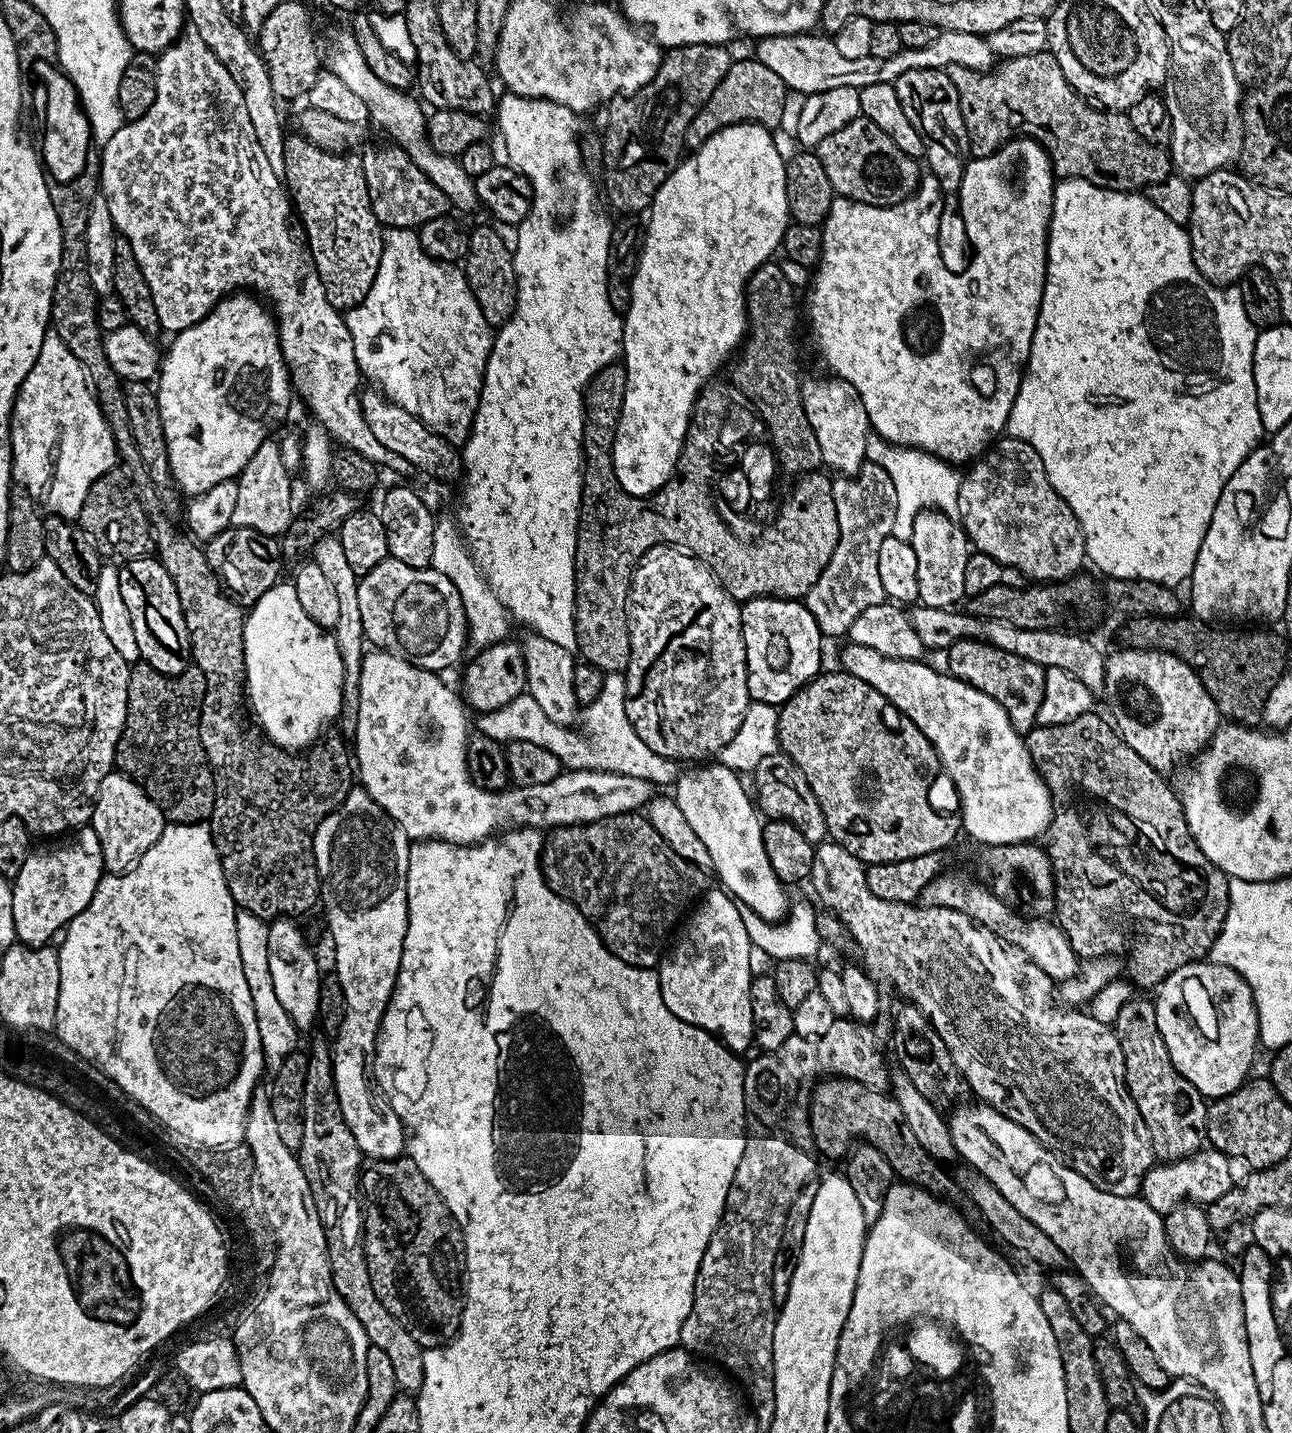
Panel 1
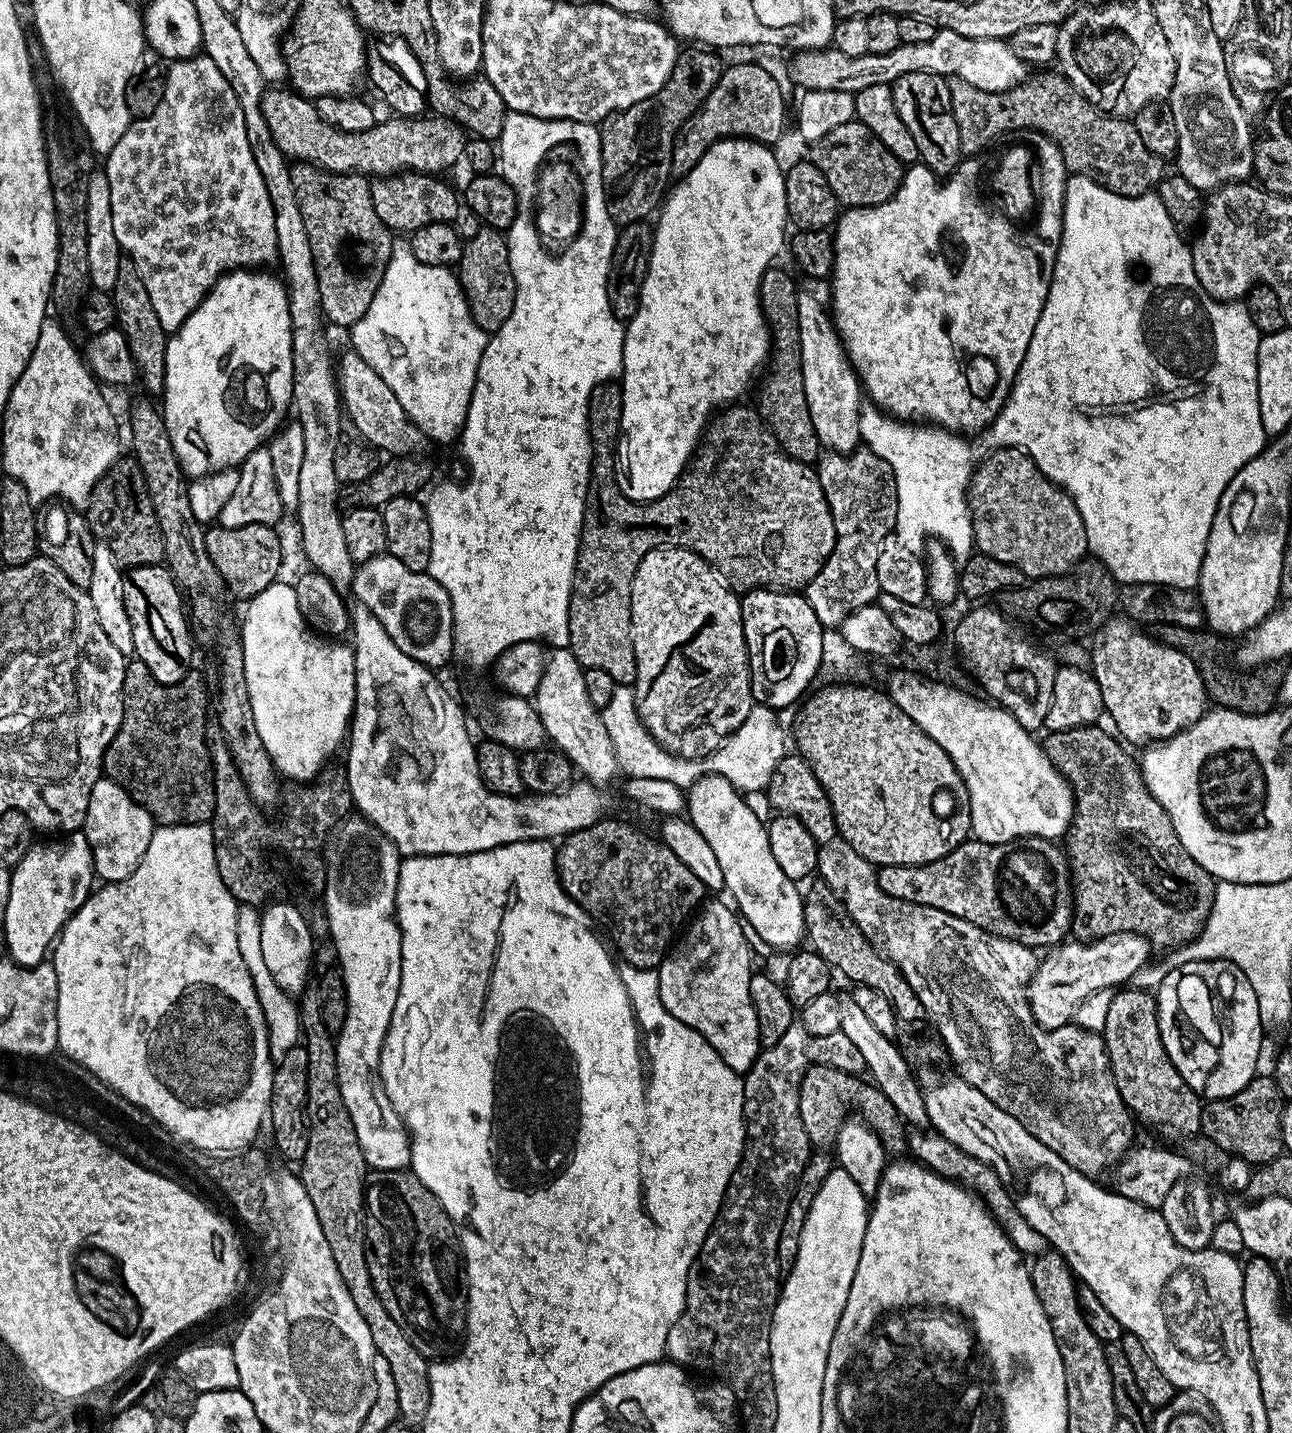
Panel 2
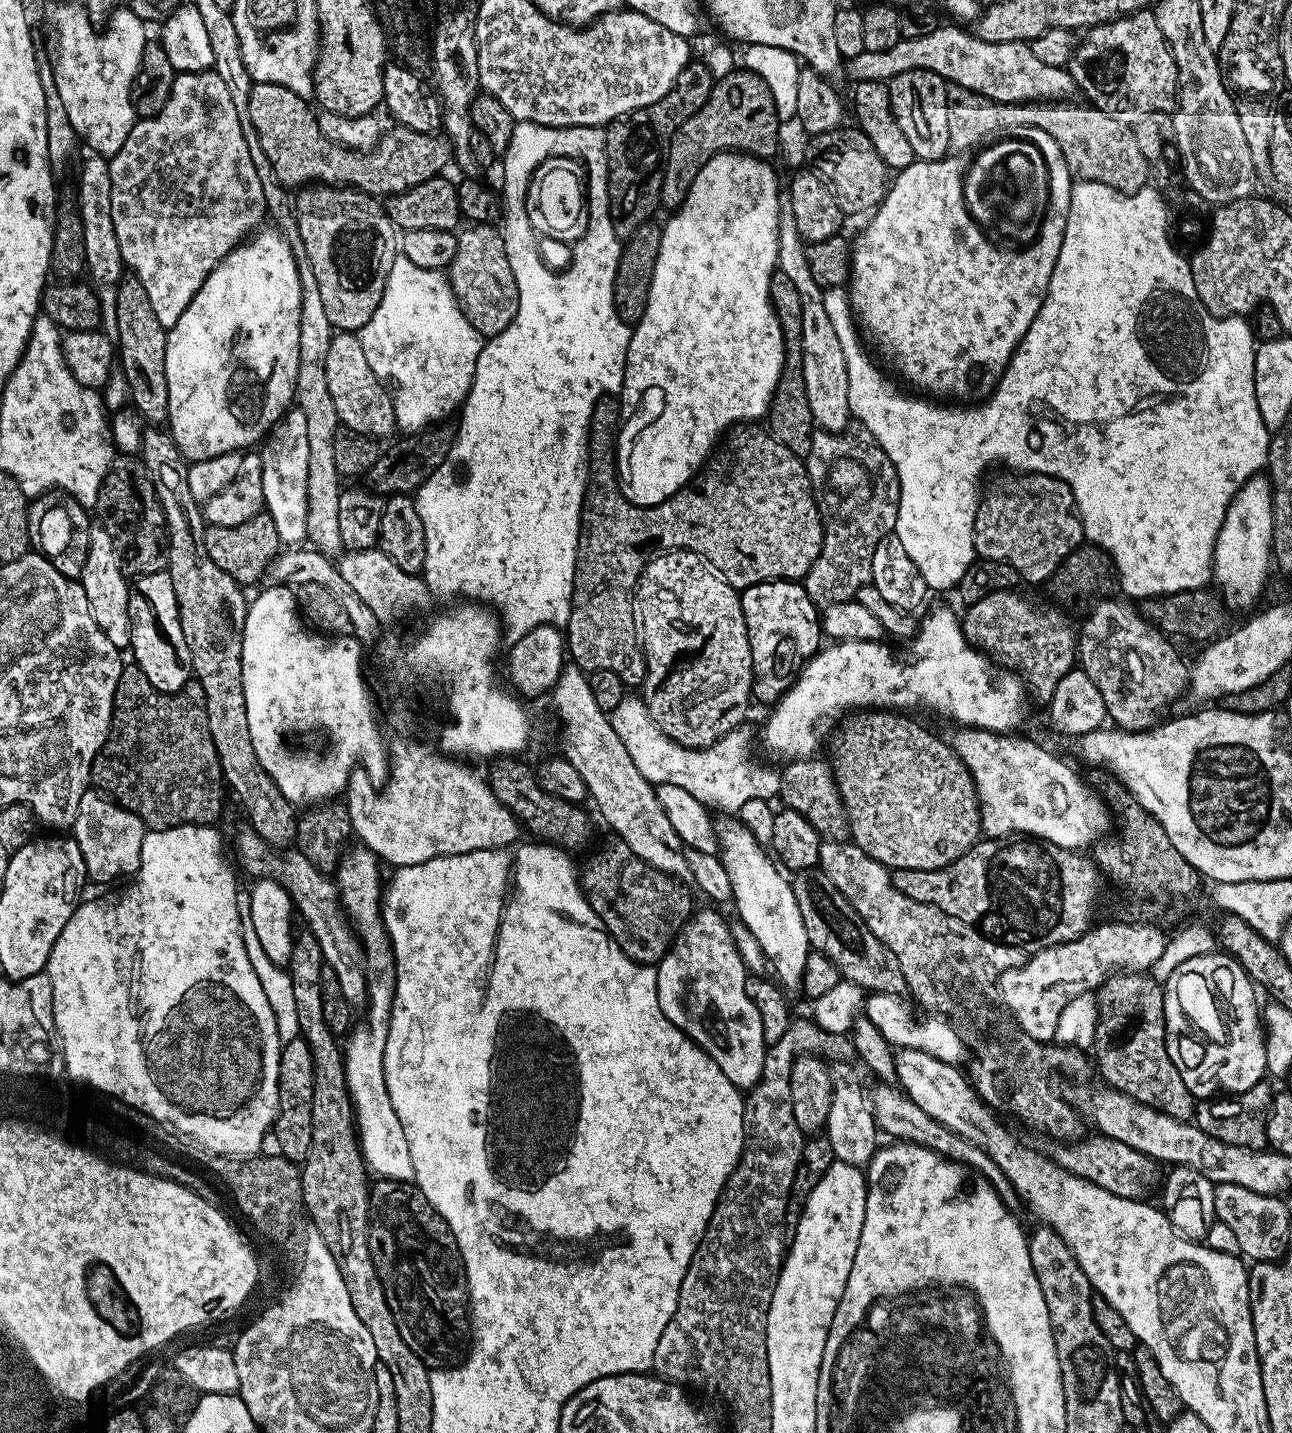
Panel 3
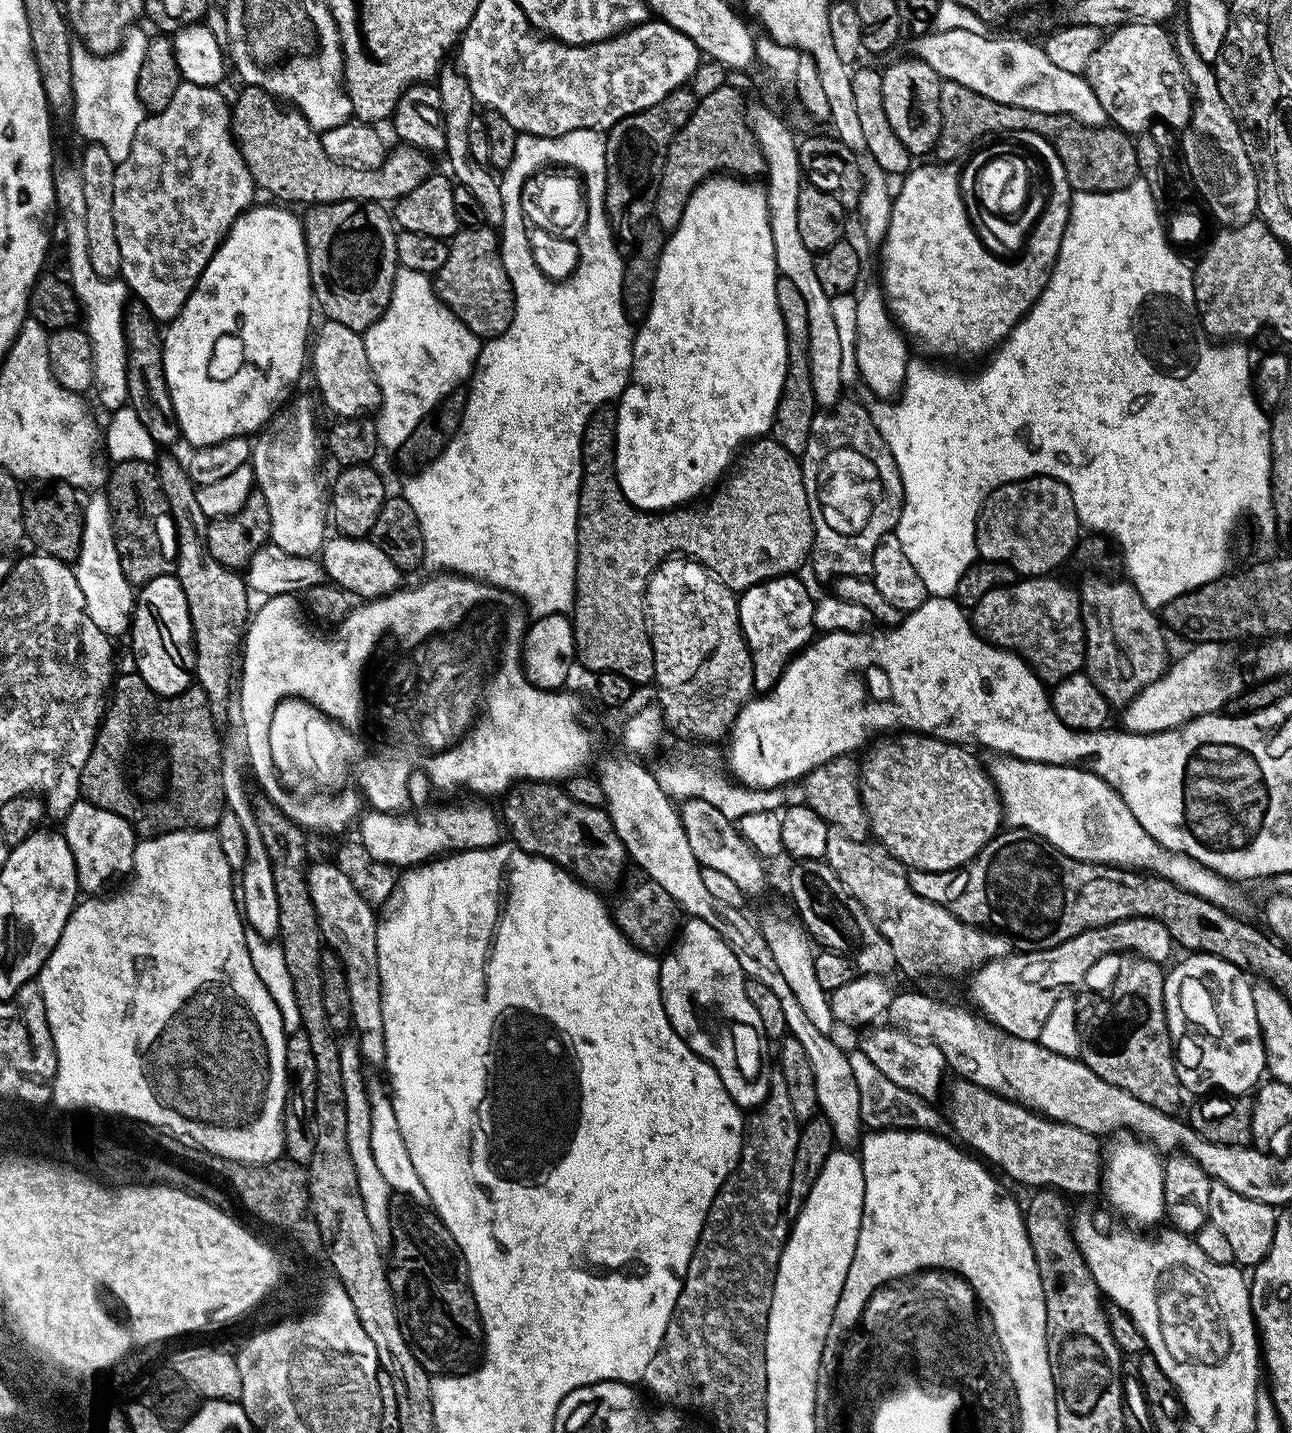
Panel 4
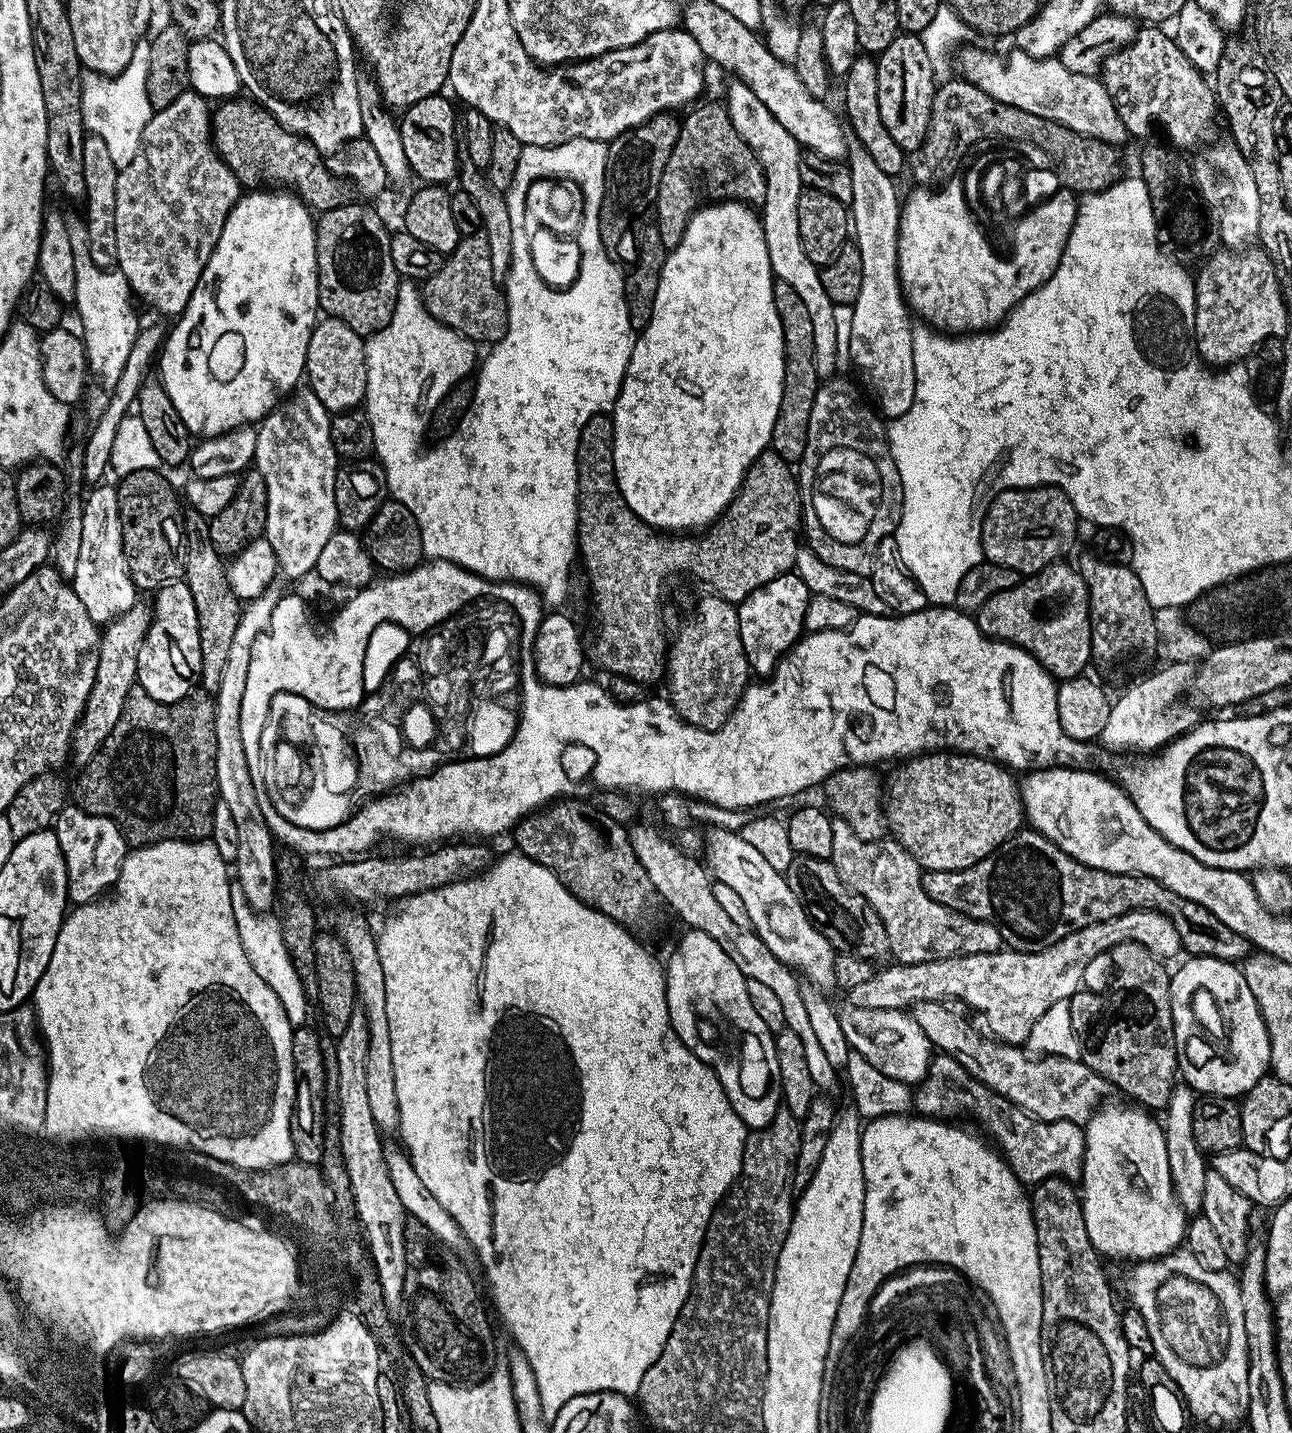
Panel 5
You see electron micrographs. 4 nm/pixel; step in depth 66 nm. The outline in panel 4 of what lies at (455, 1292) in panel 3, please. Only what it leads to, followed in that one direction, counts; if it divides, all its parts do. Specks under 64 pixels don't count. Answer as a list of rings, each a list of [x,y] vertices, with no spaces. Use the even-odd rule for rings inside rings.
[[[407,1198],[397,1199],[389,1207],[388,1217],[392,1256],[396,1259],[388,1281],[402,1334],[414,1358],[436,1376],[469,1371],[482,1352],[482,1329],[460,1247],[435,1212]]]

